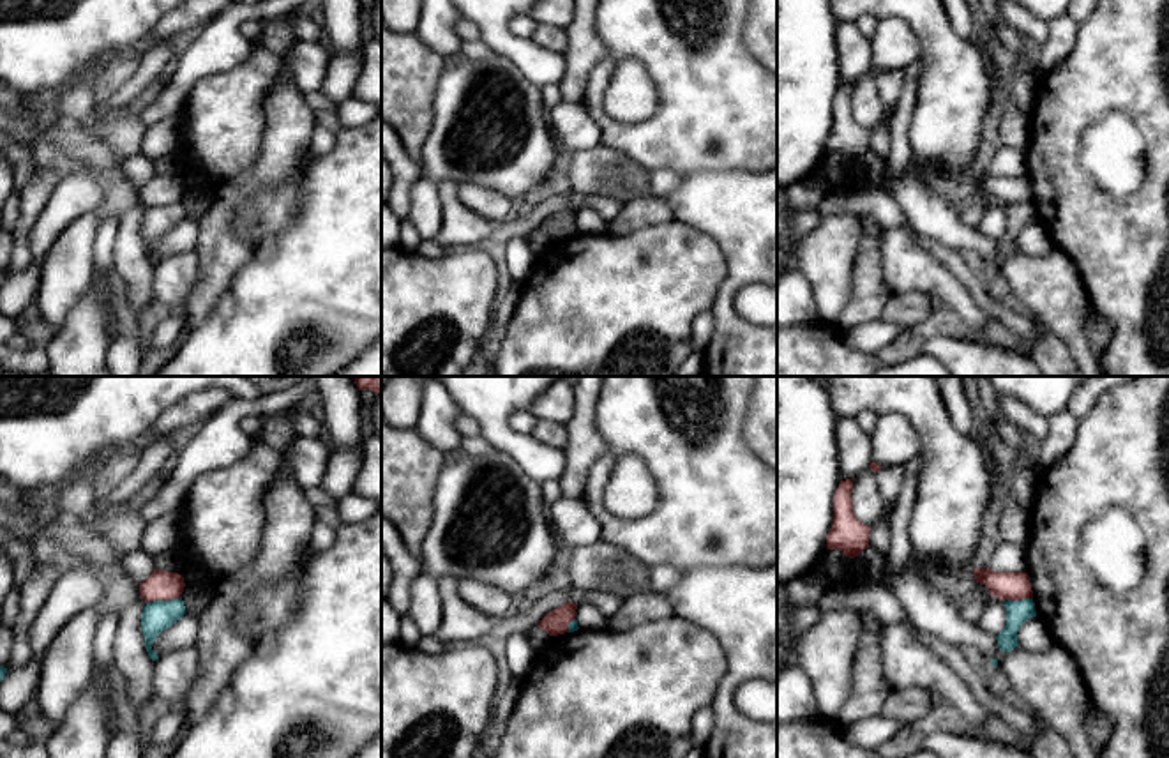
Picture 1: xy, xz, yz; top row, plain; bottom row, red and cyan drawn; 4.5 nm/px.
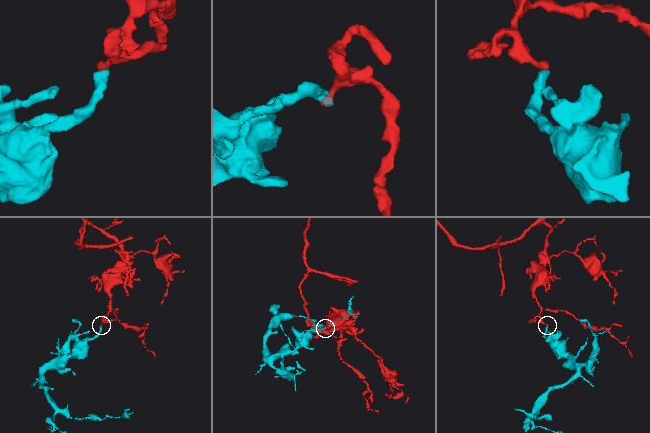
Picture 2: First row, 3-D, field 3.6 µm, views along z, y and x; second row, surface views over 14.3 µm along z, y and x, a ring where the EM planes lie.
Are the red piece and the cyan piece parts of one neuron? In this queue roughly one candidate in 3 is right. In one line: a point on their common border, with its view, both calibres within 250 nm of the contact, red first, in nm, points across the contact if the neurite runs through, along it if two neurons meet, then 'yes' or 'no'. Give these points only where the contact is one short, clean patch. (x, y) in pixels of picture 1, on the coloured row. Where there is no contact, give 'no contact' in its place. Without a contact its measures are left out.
contact xy (163, 599); calibres 140 and 140 nm; no

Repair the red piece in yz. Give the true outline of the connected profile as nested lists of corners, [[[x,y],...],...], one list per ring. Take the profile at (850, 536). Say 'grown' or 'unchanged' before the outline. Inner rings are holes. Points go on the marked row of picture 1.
unchanged; [[[853,479],[841,481],[833,496],[833,521],[826,535],[826,550],[839,550],[855,558],[869,548],[871,527],[856,519],[853,512]]]

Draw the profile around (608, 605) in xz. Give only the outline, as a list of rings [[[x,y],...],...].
[[[570,588],[570,603],[574,603],[576,606],[590,604],[606,617],[613,615],[620,608],[622,601],[623,599],[616,595],[600,592],[576,592]]]

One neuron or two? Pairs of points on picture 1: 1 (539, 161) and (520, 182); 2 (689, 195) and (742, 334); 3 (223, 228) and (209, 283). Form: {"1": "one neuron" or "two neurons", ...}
{"1": "one neuron", "2": "one neuron", "3": "one neuron"}

